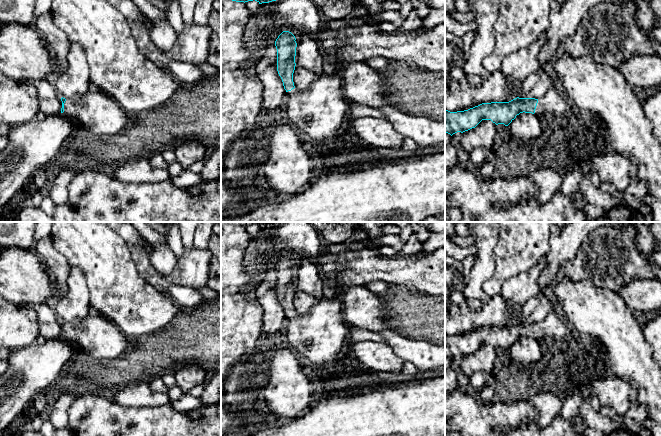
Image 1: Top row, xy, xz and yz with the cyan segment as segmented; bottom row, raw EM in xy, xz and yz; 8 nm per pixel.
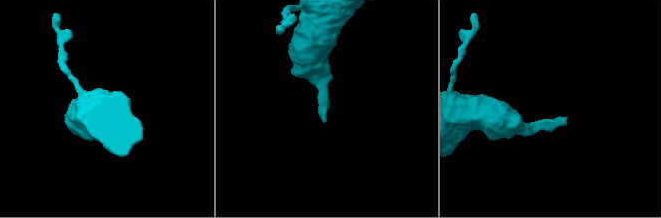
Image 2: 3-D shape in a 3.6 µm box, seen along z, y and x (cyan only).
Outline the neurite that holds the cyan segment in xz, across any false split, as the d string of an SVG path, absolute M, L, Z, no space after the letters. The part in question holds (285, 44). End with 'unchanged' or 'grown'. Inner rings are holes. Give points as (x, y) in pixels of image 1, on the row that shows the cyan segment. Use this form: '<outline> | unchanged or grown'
M283 31L275 41L277 71L286 90L284 117L297 130L305 132L315 145L324 146L335 141L343 120L348 116L350 104L344 97L342 78L337 72L317 76L307 89L298 89L294 86L293 73L297 47L295 40L291 32Z | grown

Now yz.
M551 87L545 95L535 98L515 98L509 102L482 103L464 111L450 112L445 108L445 133L451 136L475 128L482 120L508 126L520 113L532 113L545 119L567 117L572 104L561 92Z | grown

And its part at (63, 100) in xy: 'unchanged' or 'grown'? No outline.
grown

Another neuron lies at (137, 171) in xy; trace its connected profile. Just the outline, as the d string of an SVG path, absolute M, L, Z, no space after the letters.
M146 158L123 164L112 176L126 183L156 183L170 179L167 169L152 167Z

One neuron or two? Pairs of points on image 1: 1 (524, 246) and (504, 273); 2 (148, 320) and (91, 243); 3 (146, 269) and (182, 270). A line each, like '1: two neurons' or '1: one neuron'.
1: one neuron
2: one neuron
3: one neuron

